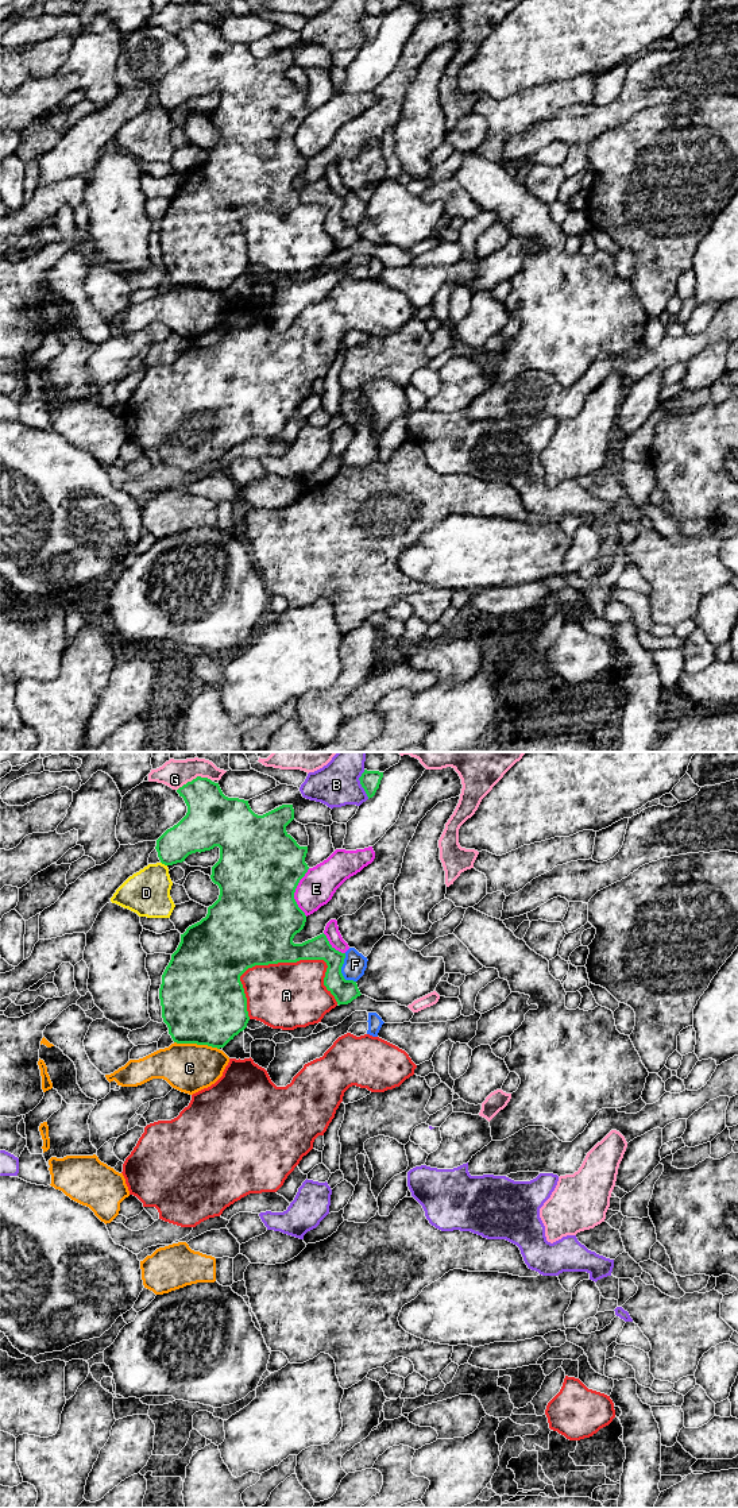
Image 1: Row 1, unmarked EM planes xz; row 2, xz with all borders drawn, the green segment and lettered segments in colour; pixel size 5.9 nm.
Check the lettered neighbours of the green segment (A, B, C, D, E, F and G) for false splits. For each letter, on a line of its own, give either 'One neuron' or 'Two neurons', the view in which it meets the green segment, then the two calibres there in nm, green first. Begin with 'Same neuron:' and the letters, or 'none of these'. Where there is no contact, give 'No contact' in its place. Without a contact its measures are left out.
Same neuron: none of these
A: Two neurons. Touches green in xz. Thickness 300 nm (green) against 400 nm
B: Two neurons. Touches green in xz. Thickness 120 nm (green) against 260 nm
C: Two neurons. Touches green in xz. Thickness 480 nm (green) against 300 nm
D: Two neurons. Touches green in xz. Thickness 220 nm (green) against 280 nm
E: Two neurons. Touches green in xz. Thickness 500 nm (green) against 220 nm
F: Two neurons. Touches green in xz. Thickness 140 nm (green) against 140 nm
G: Two neurons. Touches green in xz. Thickness 300 nm (green) against 160 nm

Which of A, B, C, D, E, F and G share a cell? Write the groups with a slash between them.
A / B / C / D / E / F / G

